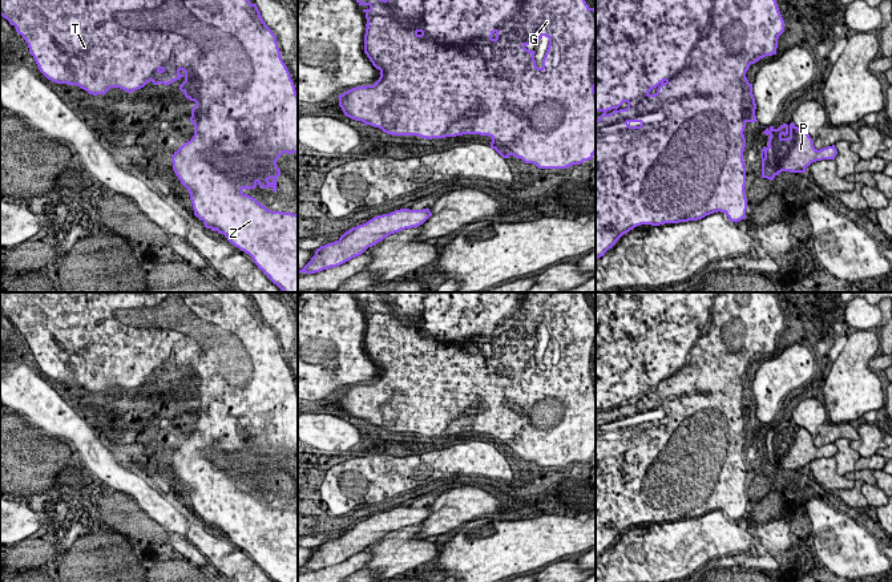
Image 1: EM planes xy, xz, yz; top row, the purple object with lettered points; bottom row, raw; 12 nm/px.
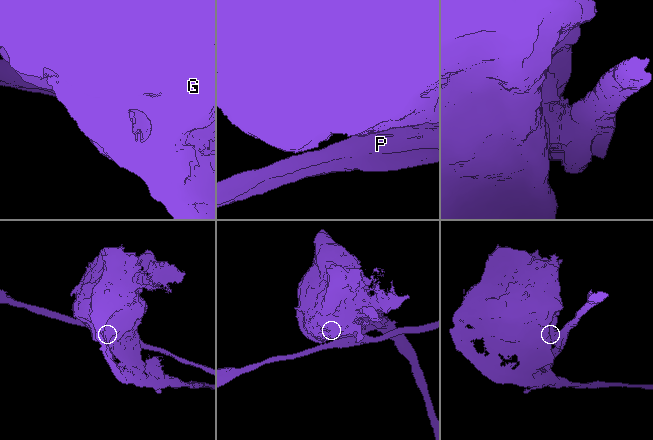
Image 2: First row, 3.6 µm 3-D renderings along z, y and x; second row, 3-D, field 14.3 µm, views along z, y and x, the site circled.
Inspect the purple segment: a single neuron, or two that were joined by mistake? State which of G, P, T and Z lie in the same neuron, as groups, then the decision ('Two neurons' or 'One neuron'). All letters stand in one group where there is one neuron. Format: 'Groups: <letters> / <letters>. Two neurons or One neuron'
Groups: G T Z / P. Two neurons

